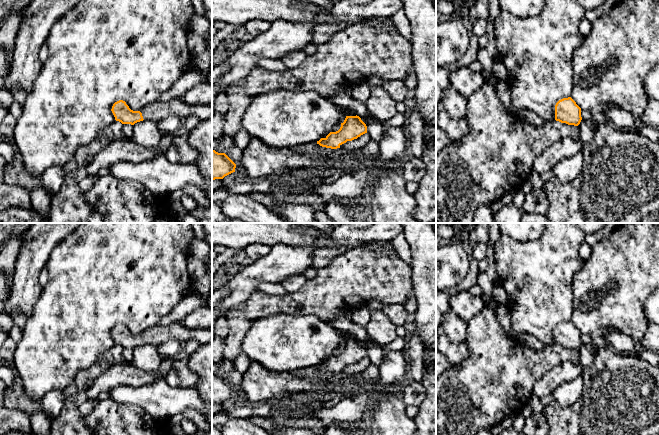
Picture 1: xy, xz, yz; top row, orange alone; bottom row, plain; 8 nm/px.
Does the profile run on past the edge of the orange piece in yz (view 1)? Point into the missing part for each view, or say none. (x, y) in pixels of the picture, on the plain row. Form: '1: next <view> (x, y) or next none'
1: next none

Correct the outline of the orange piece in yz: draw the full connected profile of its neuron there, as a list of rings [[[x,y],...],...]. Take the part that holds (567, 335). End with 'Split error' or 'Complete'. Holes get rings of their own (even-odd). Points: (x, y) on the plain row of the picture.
[[[571,321],[563,322],[555,329],[555,344],[578,350],[582,344],[581,332]]]. Complete

